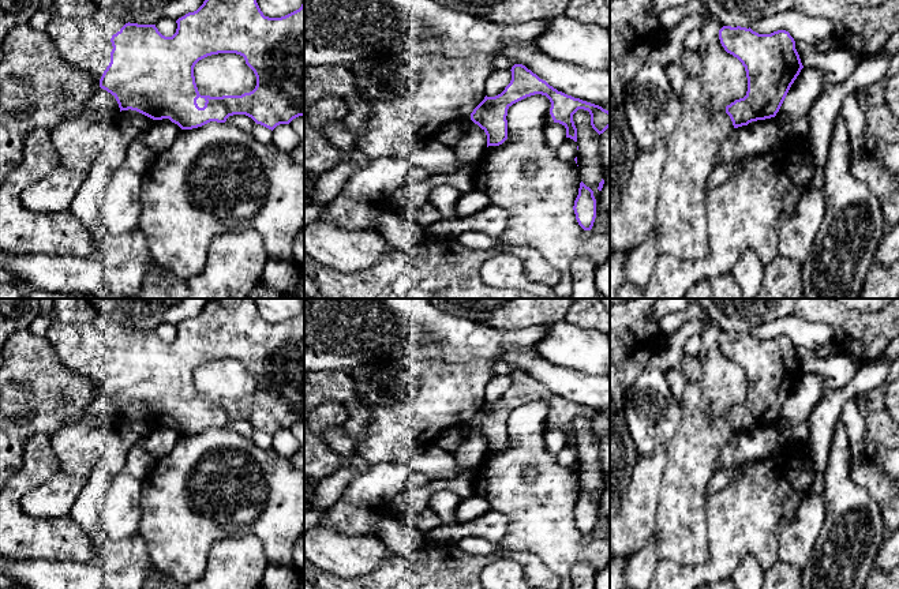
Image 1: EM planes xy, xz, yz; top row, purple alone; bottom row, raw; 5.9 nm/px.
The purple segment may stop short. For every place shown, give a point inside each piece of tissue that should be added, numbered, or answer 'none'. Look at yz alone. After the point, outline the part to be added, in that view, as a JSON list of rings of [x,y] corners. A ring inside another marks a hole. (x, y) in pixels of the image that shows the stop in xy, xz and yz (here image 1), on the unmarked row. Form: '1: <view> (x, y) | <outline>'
none

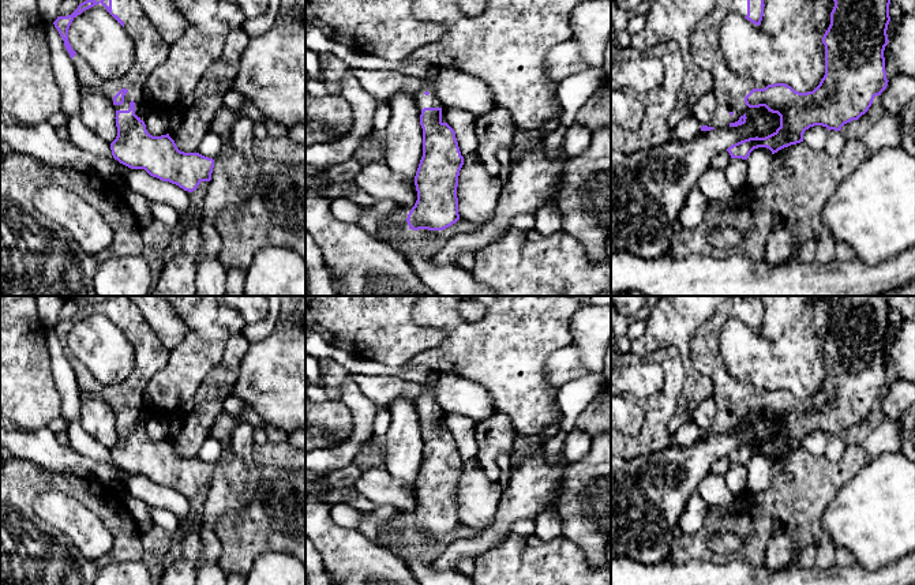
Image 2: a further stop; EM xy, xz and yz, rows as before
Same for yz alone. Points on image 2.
1: yz (730, 396) | [[[746,296],[721,301],[713,315],[694,333],[690,342],[691,360],[698,372],[708,376],[715,386],[713,400],[717,405],[716,420],[708,432],[728,434],[749,415],[745,402],[753,394],[768,390],[738,382],[724,367],[720,353],[720,331],[730,318],[747,320]]]

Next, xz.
1: xz (423, 407) | [[[424,391],[416,401],[415,401],[416,410],[420,416],[424,413],[440,413],[439,406],[435,401],[435,395],[432,391]]]

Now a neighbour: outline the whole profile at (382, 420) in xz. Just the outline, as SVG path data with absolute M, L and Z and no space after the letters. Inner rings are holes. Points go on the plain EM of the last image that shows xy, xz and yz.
M380 408L374 419L374 435L378 436L379 439L385 439L389 428L390 428L390 413L387 408Z

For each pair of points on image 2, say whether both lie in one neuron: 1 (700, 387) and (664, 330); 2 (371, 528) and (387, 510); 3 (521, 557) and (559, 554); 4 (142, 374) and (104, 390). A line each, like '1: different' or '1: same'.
1: same
2: same
3: same
4: same

